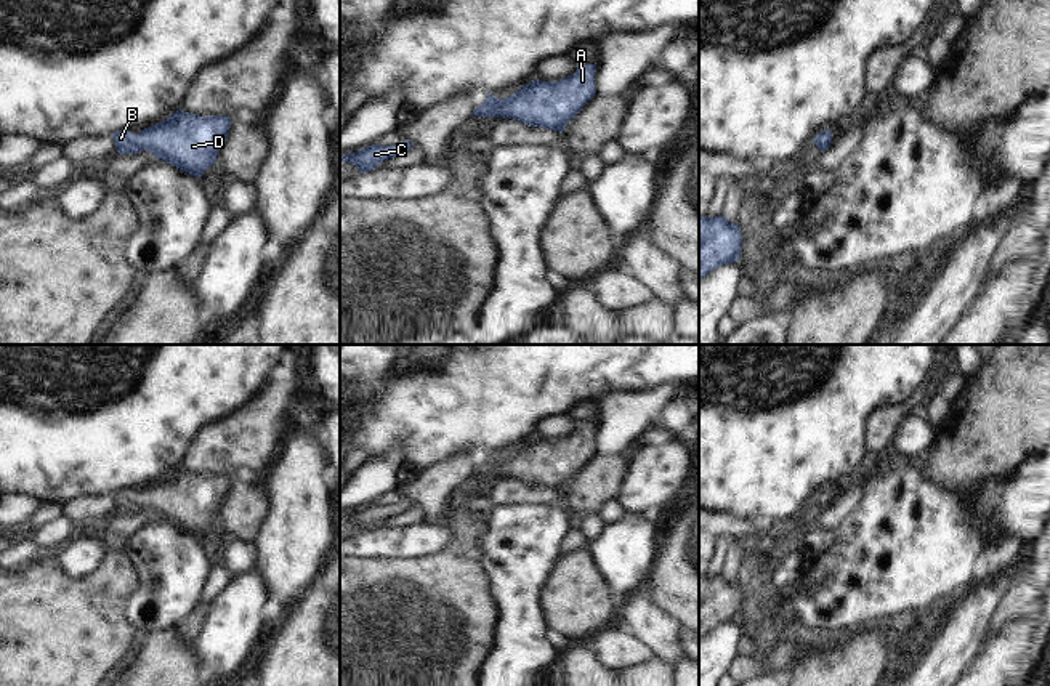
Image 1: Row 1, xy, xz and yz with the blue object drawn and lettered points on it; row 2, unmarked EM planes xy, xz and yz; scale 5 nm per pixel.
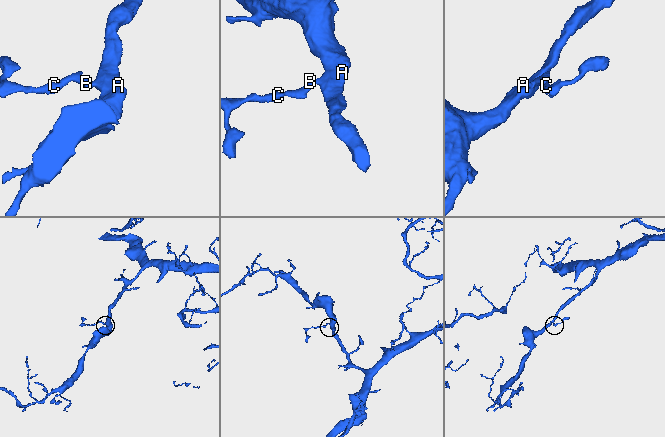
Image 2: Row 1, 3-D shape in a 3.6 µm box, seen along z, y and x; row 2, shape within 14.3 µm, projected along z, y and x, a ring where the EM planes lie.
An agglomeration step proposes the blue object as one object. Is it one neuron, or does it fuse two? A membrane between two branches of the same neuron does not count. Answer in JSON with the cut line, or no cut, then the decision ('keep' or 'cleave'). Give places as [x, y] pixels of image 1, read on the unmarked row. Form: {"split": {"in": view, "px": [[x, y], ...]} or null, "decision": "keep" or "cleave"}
{"split": null, "decision": "keep"}

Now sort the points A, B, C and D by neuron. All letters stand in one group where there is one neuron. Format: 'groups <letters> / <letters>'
groups A B C D

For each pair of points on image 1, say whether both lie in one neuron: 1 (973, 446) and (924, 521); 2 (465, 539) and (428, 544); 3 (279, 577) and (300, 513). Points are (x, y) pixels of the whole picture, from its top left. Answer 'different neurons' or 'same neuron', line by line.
1: different neurons
2: different neurons
3: same neuron

